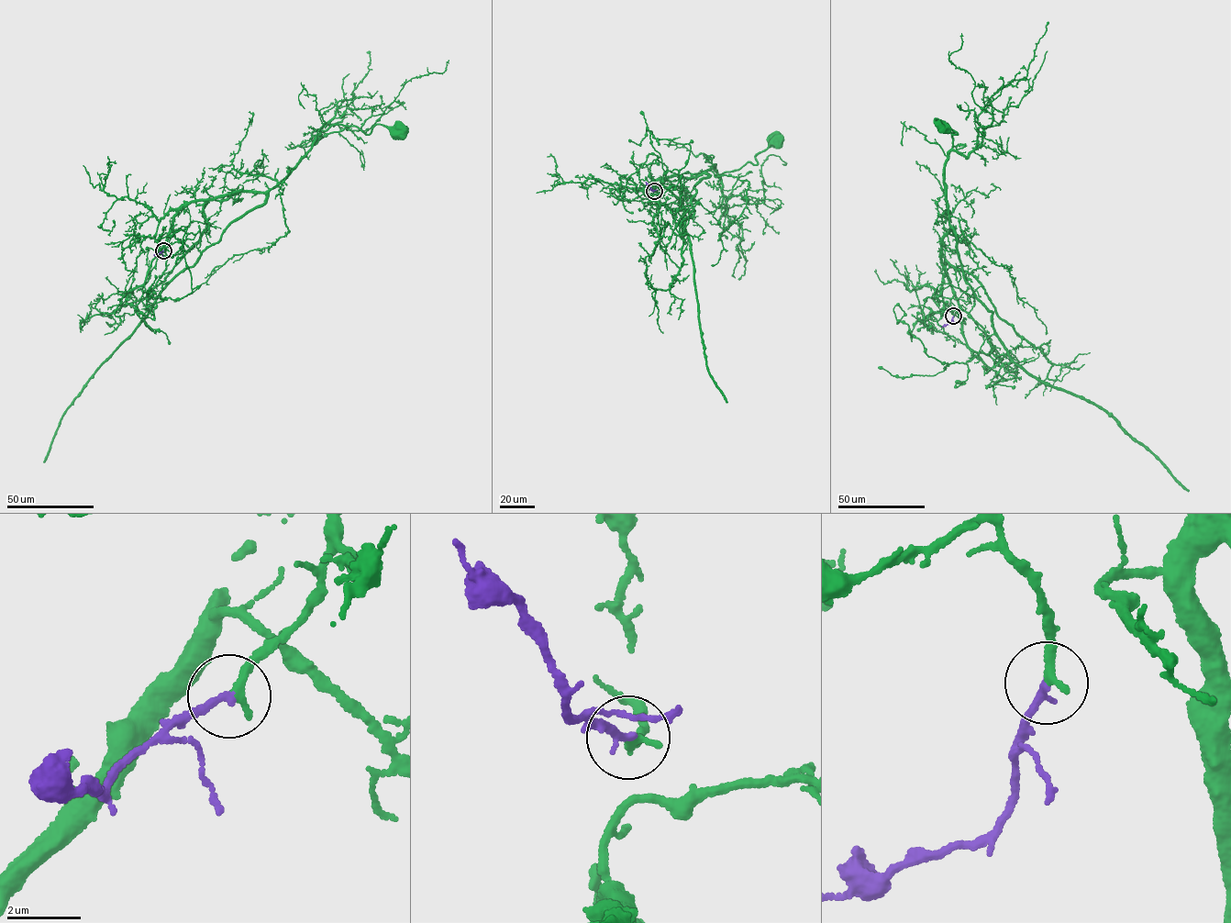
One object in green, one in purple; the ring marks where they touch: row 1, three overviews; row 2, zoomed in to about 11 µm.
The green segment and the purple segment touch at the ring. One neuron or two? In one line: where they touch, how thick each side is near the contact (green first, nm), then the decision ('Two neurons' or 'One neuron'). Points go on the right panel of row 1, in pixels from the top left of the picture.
Place: (953, 316). Thickness 280 nm (green) against 240 nm. One neuron

